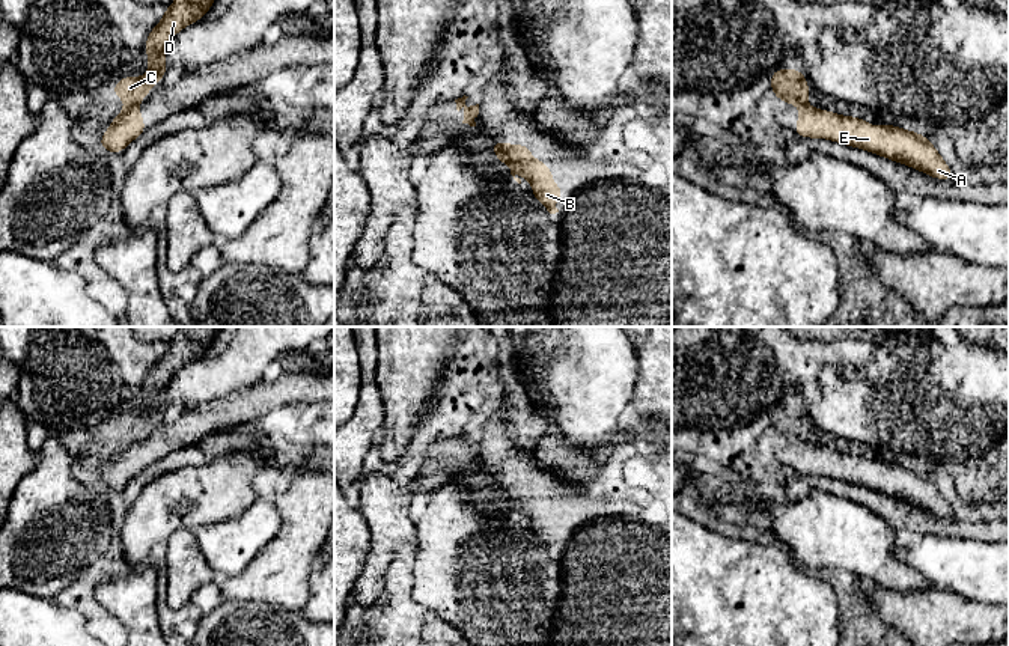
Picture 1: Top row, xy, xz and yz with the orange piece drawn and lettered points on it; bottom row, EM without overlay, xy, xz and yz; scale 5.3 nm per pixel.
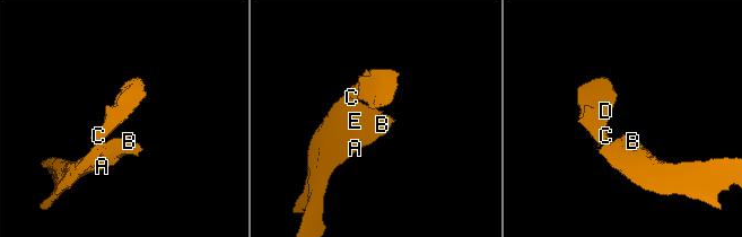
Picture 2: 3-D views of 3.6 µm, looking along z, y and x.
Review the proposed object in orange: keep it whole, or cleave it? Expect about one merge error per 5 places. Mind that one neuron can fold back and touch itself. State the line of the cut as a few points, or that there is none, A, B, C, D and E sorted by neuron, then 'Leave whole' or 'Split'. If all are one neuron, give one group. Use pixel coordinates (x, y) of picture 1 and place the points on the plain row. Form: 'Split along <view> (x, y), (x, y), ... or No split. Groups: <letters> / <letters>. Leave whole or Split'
Split along xy (136, 438), (125, 443). Groups: A B E / C D. Split

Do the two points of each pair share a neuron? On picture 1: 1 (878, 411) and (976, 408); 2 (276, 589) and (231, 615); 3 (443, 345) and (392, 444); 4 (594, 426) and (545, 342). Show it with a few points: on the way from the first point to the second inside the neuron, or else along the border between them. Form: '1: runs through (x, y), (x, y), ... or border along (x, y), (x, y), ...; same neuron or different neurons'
1: runs through (902, 411), (952, 408); same neuron
2: border along (225, 600), (265, 601), (277, 607); different neurons
3: runs through (419, 369), (408, 380), (401, 420); same neuron
4: runs through (585, 405), (585, 381), (566, 363); same neuron

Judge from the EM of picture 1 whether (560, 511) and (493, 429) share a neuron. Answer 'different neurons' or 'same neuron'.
same neuron

